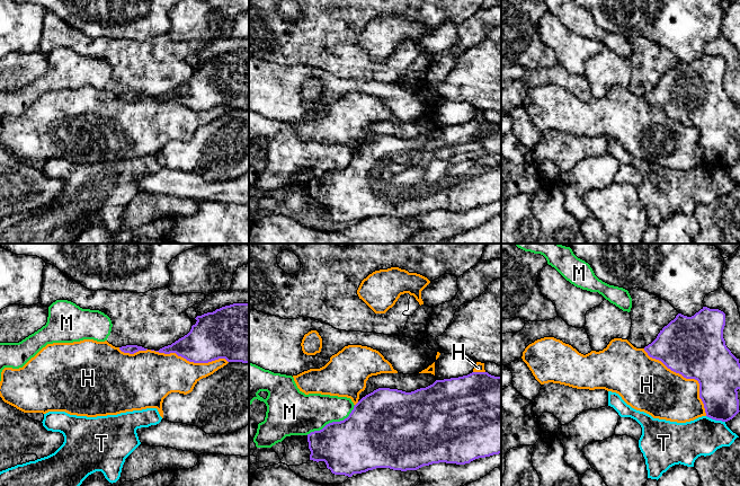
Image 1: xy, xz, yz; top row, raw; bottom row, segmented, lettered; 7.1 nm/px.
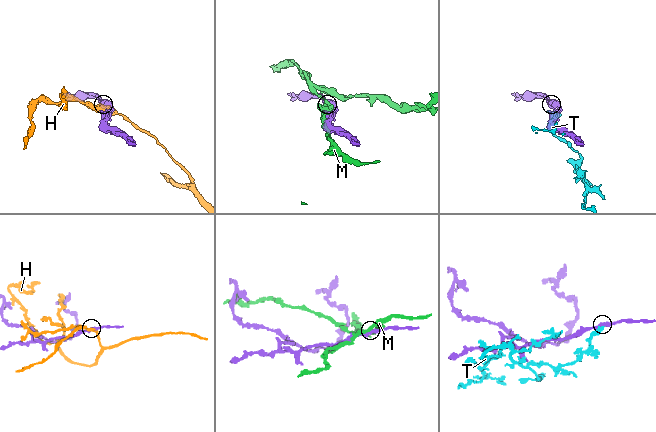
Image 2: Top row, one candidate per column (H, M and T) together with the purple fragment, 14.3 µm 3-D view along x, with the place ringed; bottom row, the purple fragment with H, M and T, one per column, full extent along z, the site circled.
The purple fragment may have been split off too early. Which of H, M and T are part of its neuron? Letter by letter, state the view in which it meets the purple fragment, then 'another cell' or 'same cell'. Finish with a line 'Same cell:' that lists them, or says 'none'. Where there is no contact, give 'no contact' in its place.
H: meets purple in yz; another cell
M: meets purple in xz; another cell
T: meets purple in yz; another cell
Same cell: none

